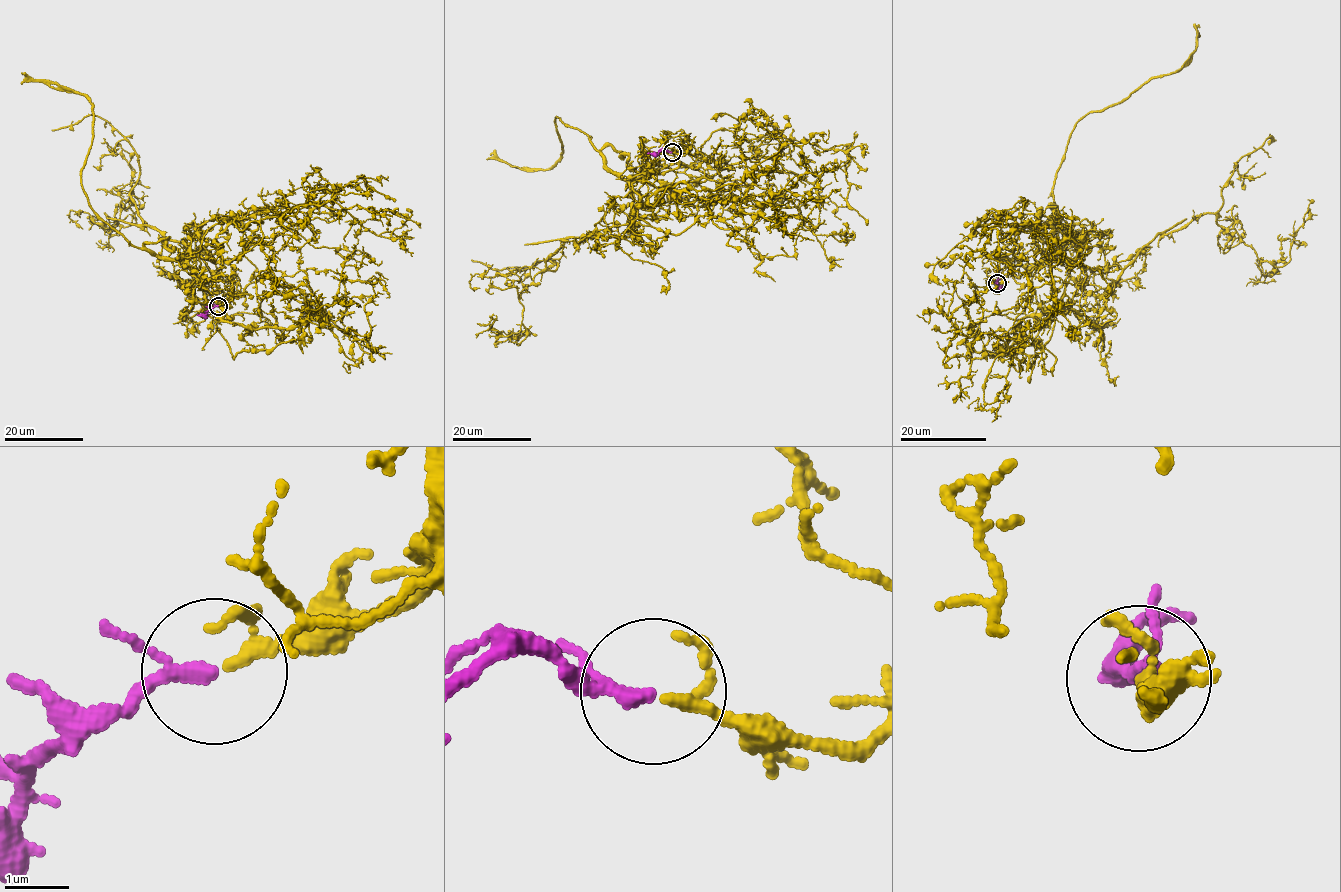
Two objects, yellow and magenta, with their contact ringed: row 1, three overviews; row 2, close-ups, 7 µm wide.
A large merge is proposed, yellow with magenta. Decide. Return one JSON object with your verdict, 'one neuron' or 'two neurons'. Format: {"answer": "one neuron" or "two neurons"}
{"answer": "one neuron"}

